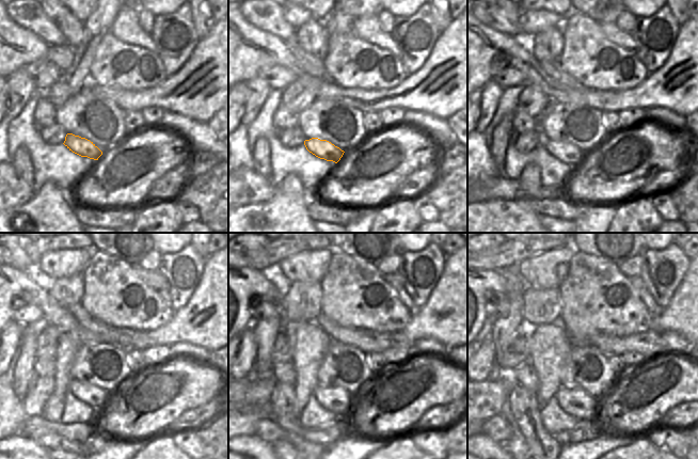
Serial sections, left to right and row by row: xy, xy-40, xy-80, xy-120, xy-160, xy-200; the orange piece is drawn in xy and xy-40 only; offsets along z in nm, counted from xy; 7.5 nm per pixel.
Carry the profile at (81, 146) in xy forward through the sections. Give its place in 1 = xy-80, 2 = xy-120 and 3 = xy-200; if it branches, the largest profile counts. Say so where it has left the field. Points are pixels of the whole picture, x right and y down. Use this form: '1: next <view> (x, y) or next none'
1: next xy-80 (569, 154)
2: next xy-120 (92, 395)
3: next xy-200 (575, 402)

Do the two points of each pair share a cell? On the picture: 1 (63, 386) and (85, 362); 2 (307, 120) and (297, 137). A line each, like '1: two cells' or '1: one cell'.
1: two cells
2: two cells

